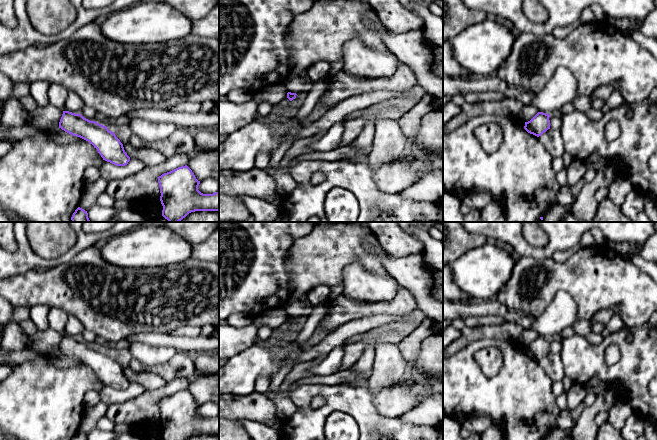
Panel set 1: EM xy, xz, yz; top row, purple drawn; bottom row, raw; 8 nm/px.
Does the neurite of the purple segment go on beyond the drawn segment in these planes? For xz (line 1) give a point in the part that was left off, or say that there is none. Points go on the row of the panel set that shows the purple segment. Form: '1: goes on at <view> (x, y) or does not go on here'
1: does not go on here

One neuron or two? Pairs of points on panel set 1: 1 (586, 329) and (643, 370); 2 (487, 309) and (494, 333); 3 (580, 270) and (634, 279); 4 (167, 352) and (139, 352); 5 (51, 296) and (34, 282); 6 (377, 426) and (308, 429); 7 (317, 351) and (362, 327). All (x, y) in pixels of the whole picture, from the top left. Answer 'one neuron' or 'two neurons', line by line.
1: two neurons
2: two neurons
3: one neuron
4: one neuron
5: one neuron
6: one neuron
7: one neuron

